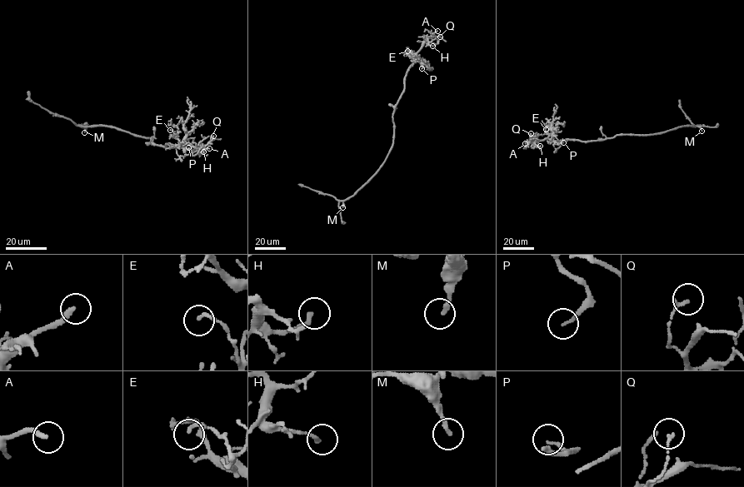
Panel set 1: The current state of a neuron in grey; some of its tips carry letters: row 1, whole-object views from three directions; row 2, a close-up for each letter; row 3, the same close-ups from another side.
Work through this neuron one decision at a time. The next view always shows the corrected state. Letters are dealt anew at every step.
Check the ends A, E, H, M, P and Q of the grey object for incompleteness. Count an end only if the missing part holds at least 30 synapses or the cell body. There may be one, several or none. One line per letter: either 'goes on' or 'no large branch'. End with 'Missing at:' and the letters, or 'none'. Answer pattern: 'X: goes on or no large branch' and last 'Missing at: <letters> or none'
A: goes on
E: no large branch
H: no large branch
M: no large branch
P: no large branch
Q: no large branch
Missing at: A

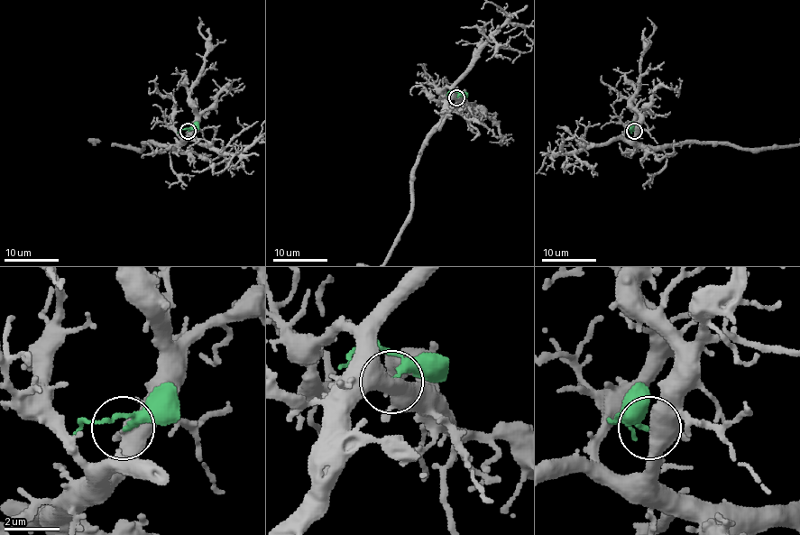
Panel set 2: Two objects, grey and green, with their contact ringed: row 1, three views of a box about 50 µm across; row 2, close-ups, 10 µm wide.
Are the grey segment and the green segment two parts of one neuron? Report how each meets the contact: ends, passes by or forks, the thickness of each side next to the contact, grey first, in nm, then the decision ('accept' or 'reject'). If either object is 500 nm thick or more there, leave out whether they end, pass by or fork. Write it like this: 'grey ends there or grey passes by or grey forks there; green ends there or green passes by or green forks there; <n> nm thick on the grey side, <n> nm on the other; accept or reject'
grey forks there; green passes by; 400 nm thick on the grey side, 200 nm on the other; reject

